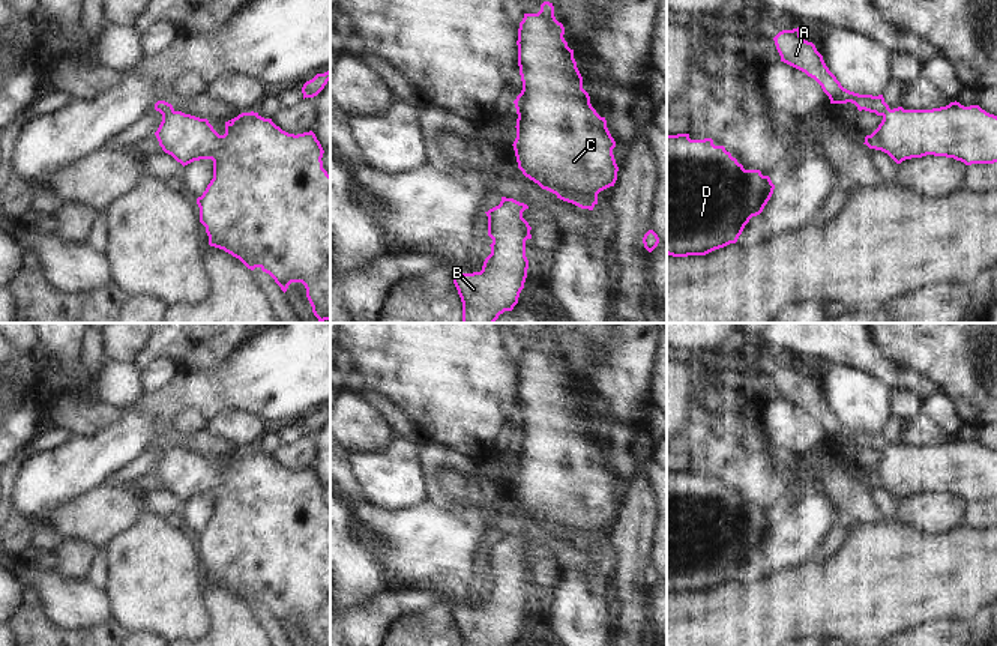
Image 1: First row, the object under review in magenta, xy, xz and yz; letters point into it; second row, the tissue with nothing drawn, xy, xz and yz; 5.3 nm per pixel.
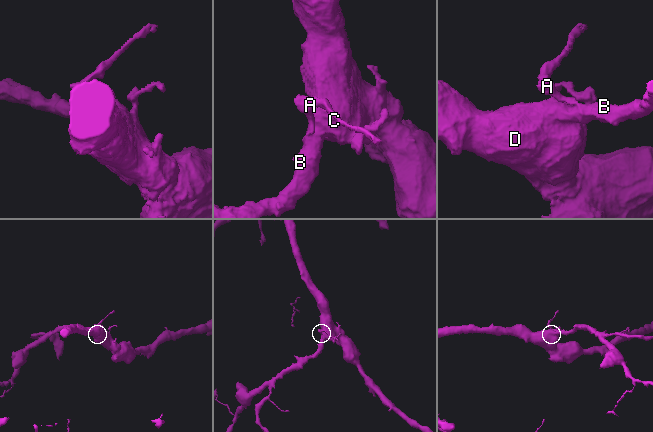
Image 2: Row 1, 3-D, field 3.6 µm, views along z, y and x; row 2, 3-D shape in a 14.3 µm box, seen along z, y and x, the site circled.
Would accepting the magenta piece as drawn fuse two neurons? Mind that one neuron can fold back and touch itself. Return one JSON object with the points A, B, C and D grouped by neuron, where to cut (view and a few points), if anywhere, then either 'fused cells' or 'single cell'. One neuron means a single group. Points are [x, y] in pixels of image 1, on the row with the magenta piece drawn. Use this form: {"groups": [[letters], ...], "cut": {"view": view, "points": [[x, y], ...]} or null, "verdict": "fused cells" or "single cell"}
{"groups": [["A"], ["B", "C", "D"]], "cut": {"view": "xy", "points": [[173, 110], [162, 114]]}, "verdict": "fused cells"}

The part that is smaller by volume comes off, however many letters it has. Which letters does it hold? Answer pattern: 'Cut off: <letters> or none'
Cut off: A

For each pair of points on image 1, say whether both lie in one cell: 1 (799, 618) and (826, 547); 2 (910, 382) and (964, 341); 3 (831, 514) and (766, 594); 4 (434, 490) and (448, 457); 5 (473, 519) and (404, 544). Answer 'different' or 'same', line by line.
1: different
2: different
3: different
4: same
5: same

